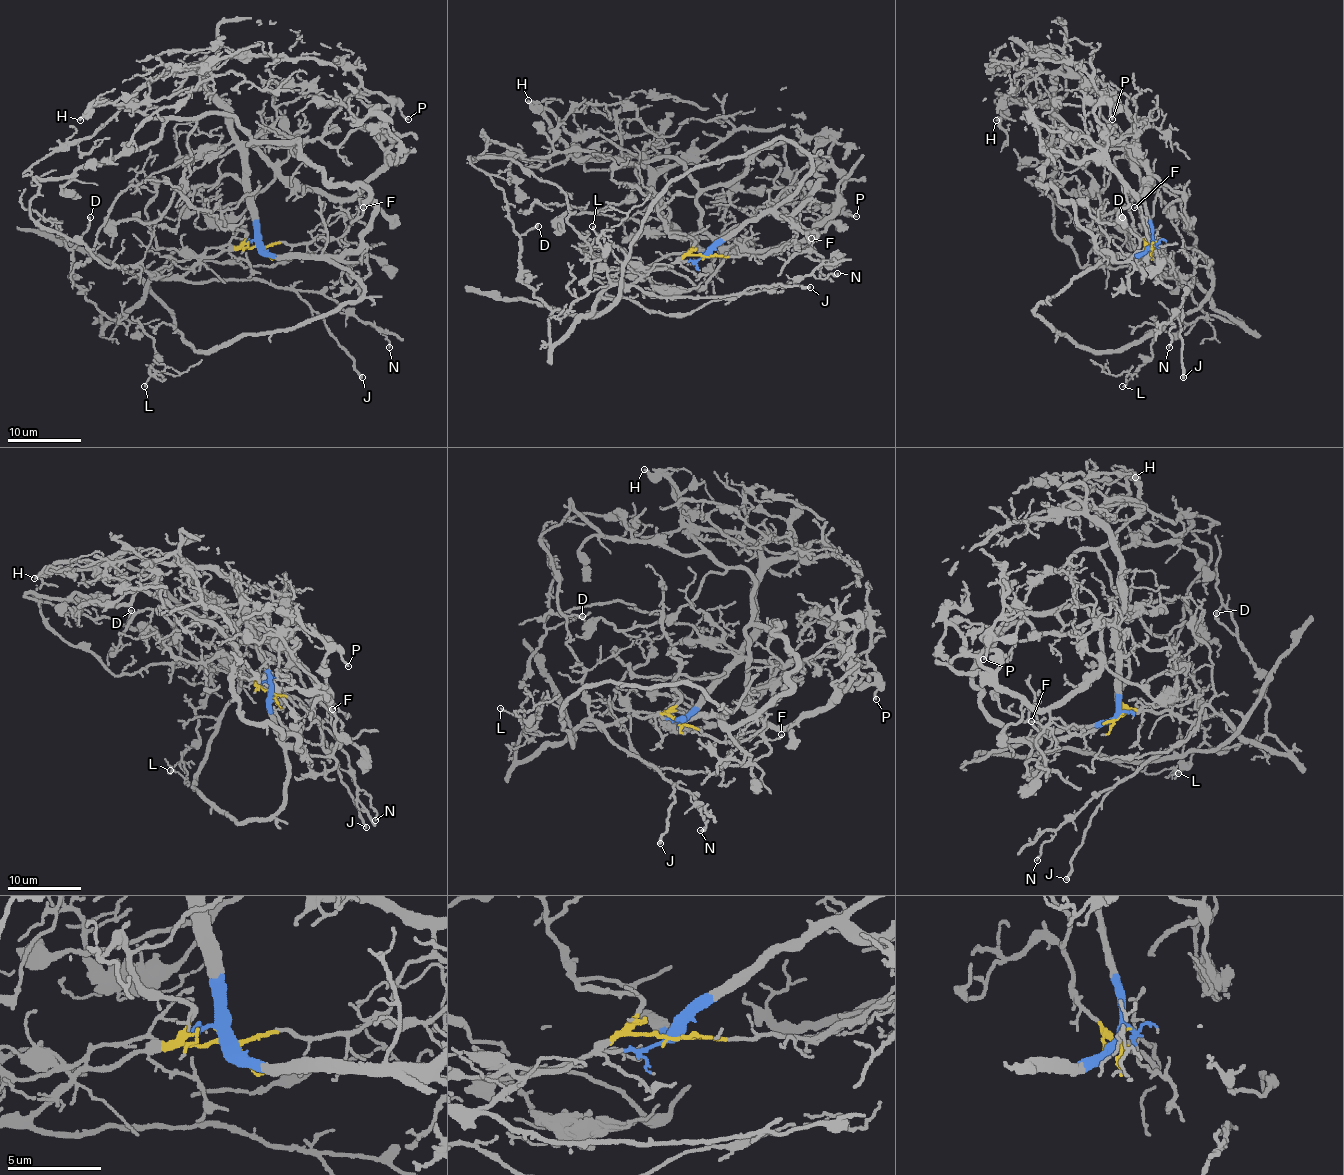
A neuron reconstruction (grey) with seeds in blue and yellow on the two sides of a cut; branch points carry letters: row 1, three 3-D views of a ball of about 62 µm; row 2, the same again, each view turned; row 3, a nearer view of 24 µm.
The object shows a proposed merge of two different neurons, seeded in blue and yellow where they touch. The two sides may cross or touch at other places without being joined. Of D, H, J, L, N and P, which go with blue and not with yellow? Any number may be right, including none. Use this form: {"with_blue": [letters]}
{"with_blue": ["H", "P"]}

